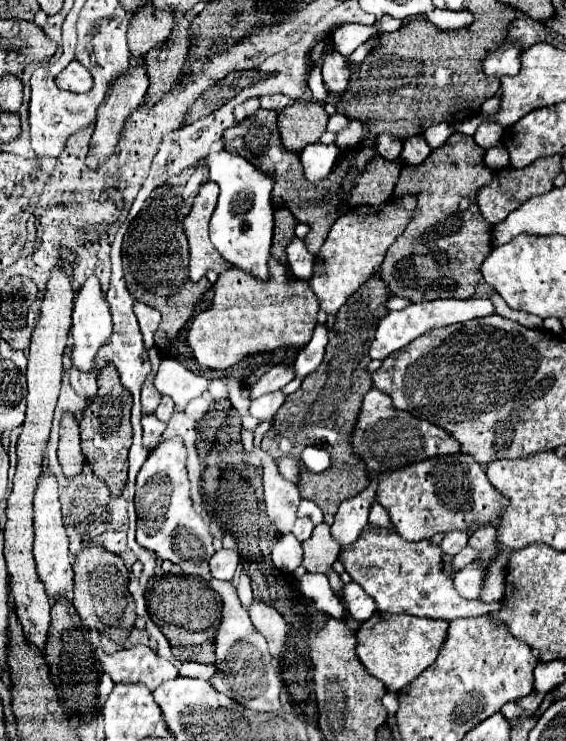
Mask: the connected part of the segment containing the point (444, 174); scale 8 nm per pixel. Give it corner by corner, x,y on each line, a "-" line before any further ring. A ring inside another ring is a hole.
454,133
446,141
444,147
434,149
426,163
422,165
404,165
400,171
400,179
396,183
396,193
416,193
418,195
418,211
408,223
406,231
396,239
388,253
386,259
380,267
380,277
386,283
388,291
392,297
404,297
412,303
422,303
422,301
434,301
434,299
470,299
476,293
476,285
482,279
480,267
484,259
492,251
490,243
490,225
482,219
478,205
472,203
466,211
460,211
458,205
464,197
474,199
478,189
492,179
492,171
484,165
484,149
476,145
476,141
468,135

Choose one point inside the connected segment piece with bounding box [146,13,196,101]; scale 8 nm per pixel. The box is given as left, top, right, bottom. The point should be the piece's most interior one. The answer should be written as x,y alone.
164,64

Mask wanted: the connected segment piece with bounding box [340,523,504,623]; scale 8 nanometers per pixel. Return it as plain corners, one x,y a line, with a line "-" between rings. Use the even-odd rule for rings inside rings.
368,523
358,541
340,553
340,563
352,581
374,599
378,611
406,613
450,623
458,617
488,615
490,611
500,611
504,607
502,601
484,603
460,597
454,589
452,575
444,571
440,545
432,545
432,541
406,541
394,529
380,529

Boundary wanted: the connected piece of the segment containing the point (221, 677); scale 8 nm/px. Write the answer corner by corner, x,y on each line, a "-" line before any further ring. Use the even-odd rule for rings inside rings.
211,578
208,584
220,595
223,602
222,622
214,637
216,673
210,681
212,687
218,693
228,695
230,699
234,699
246,709
252,709
258,713
278,711
282,707
280,703
282,679
276,673
276,663
274,663
274,657
268,653
266,639
253,627
247,610
242,607
237,592
230,582

